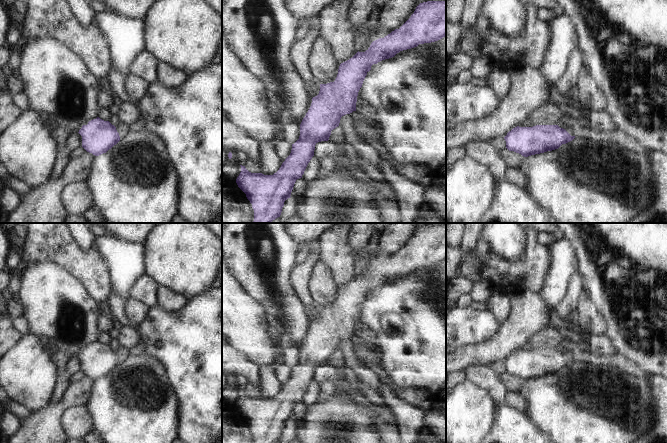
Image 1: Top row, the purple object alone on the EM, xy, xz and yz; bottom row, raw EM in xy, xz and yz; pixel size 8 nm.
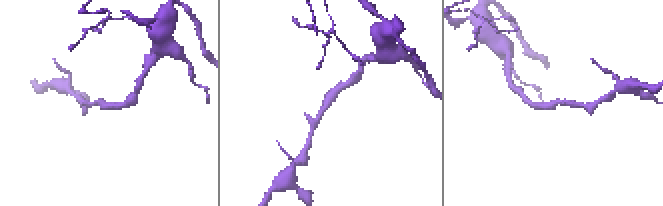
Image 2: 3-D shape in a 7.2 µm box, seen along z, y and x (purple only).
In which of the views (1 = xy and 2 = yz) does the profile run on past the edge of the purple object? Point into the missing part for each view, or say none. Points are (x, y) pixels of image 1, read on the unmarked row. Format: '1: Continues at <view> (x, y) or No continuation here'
1: No continuation here
2: No continuation here.

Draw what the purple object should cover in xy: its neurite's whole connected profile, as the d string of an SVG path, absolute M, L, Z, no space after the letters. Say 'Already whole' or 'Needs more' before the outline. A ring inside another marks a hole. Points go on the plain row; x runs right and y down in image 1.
Already whole. M99 341L83 349L78 357L82 360L82 371L95 380L106 377L120 365L116 351Z

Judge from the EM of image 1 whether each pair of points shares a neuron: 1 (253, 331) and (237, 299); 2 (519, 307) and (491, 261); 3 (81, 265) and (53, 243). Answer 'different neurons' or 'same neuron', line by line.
1: same neuron
2: different neurons
3: same neuron

